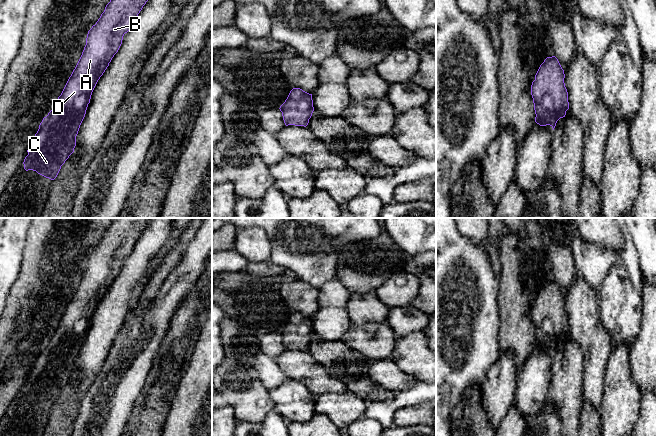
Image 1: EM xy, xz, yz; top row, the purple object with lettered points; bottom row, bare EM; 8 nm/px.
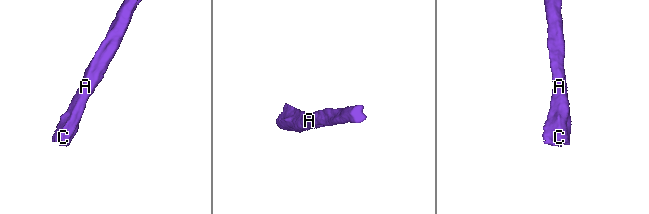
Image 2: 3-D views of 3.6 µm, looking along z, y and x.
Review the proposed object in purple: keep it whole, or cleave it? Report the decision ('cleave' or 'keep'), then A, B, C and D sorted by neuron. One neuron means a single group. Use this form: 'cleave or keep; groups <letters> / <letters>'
keep; groups A B C D

